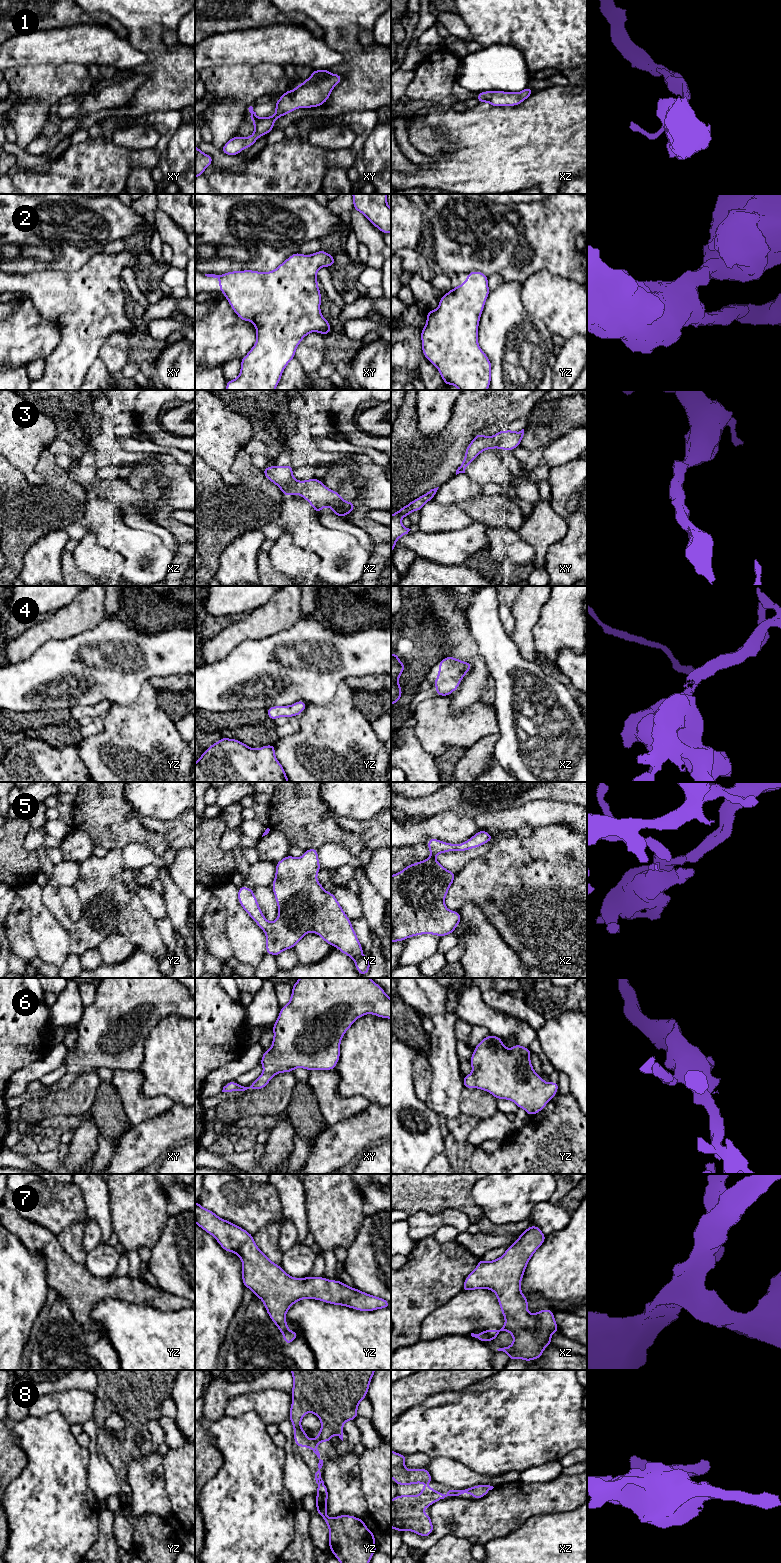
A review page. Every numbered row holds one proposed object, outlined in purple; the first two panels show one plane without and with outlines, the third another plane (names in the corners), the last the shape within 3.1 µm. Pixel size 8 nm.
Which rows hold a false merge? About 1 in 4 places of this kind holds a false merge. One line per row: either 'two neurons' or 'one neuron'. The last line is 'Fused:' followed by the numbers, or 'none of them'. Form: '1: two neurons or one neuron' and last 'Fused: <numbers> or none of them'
1: one neuron
2: two neurons
3: one neuron
4: one neuron
5: one neuron
6: one neuron
7: one neuron
8: one neuron
Fused: 2

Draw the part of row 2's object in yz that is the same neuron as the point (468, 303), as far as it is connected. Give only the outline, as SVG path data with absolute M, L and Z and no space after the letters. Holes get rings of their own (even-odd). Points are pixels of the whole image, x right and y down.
M469 288L467 291L457 290L452 296L456 298L452 309L454 316L464 318L481 316L487 300L483 292L478 294L475 289Z

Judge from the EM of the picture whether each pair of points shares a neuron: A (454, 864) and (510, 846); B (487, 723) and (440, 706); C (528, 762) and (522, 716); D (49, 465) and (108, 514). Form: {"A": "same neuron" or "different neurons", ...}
{"A": "different neurons", "B": "same neuron", "C": "same neuron", "D": "different neurons"}

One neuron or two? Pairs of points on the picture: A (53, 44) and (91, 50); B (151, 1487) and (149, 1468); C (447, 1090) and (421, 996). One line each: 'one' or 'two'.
A: one
B: one
C: one

